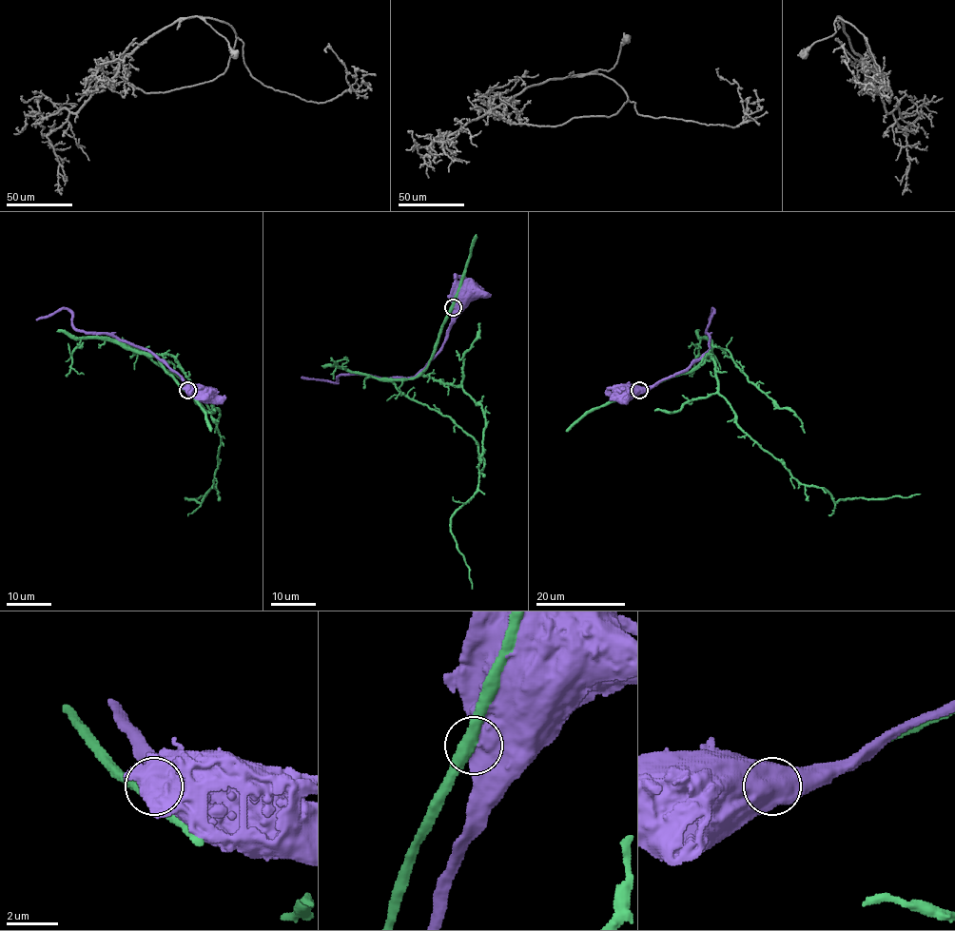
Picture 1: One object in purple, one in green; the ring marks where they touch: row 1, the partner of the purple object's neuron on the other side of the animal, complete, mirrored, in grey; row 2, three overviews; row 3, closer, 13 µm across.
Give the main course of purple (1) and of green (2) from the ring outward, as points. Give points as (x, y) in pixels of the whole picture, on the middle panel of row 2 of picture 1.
1: (453, 308), (454, 301), (461, 294)
2: (453, 308), (422, 375), (459, 386), (480, 406), (485, 419), (477, 491), (451, 518), (451, 533), (472, 589)

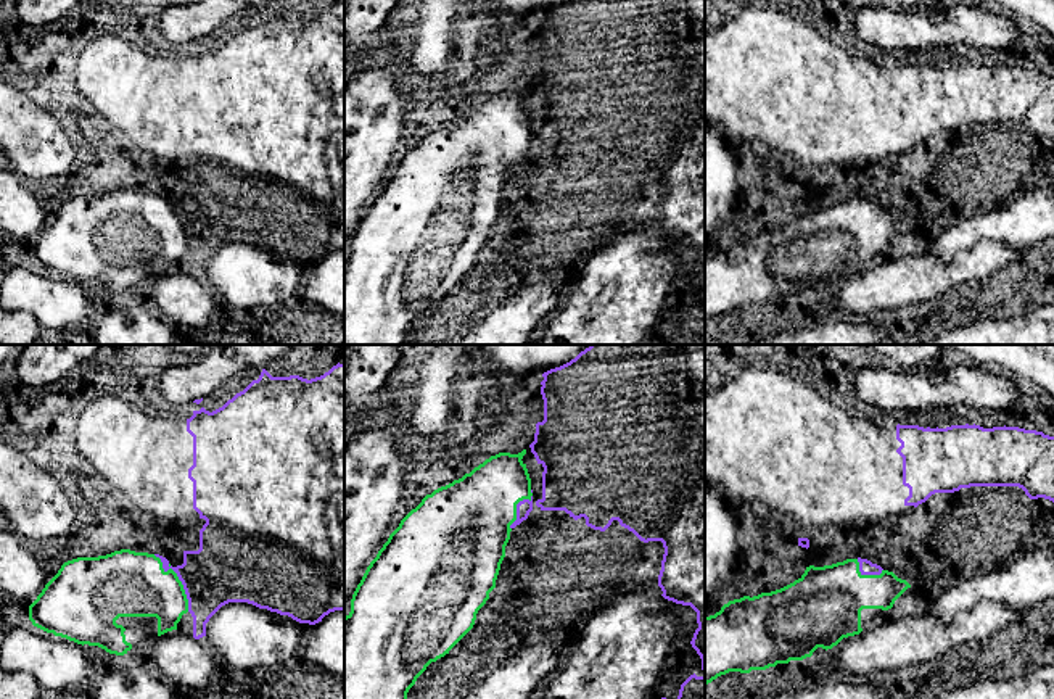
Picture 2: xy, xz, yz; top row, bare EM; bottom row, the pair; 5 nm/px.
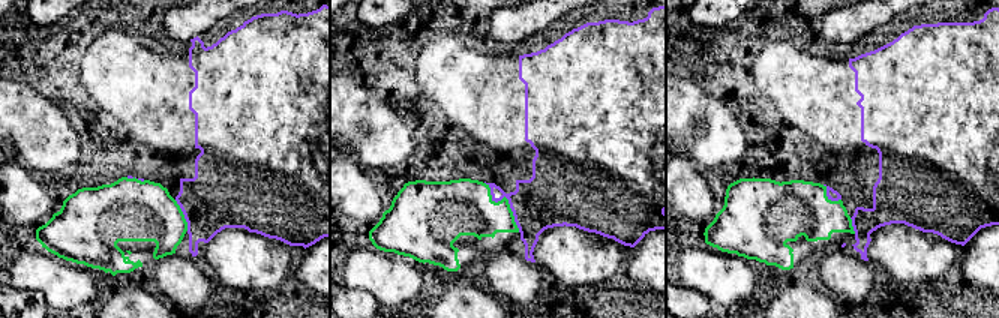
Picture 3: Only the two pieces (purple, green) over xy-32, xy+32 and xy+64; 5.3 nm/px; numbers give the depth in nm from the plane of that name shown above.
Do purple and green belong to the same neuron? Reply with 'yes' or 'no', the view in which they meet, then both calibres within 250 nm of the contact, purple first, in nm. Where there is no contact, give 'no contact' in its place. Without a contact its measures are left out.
no; meets purple in xy; 340 nm thick on the purple side, 320 nm on the other

